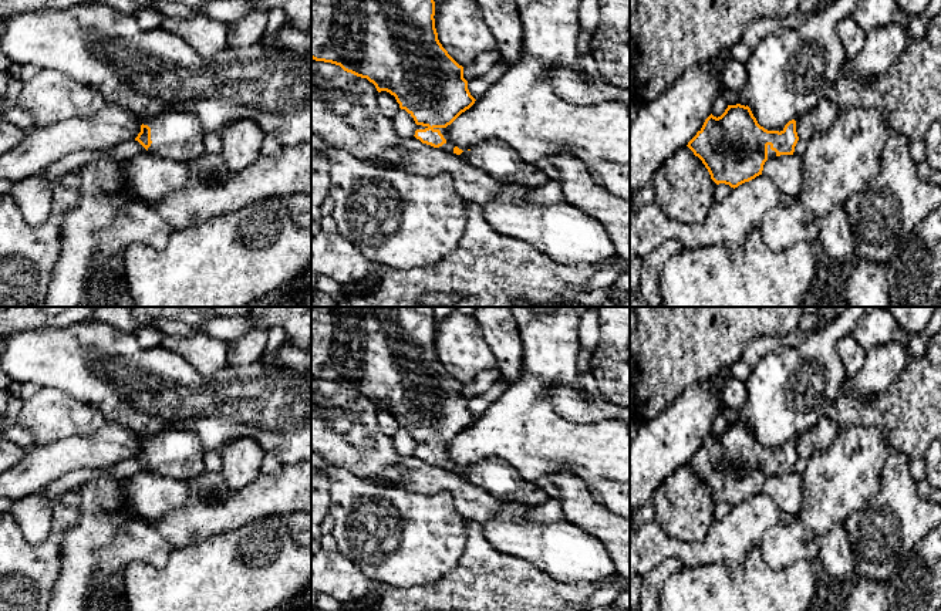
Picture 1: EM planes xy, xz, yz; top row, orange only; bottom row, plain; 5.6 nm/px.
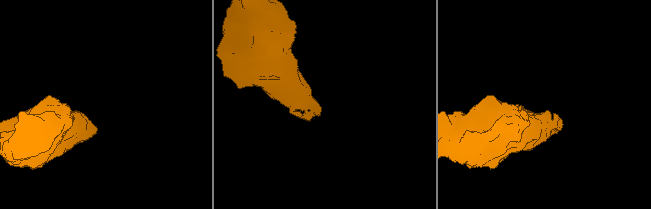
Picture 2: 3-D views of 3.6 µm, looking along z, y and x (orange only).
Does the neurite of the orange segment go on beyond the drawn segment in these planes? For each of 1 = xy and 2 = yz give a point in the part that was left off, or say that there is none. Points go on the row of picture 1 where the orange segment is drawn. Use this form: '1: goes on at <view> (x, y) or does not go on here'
1: goes on at xy (175, 135)
2: goes on at yz (771, 154)

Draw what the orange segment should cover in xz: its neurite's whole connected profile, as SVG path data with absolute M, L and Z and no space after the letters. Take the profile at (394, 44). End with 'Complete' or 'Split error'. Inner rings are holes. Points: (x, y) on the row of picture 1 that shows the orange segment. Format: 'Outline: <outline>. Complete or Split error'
Outline: M311 0L311 58L340 65L367 78L378 92L395 97L415 121L415 138L422 144L461 155L493 179L534 188L547 176L525 162L505 142L489 138L470 151L455 146L446 126L475 104L459 65L442 47L435 28L434 0Z. Split error

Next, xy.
Outline: M166 111L144 119L135 138L146 153L175 162L189 162L203 155L205 129L195 114Z. Split error

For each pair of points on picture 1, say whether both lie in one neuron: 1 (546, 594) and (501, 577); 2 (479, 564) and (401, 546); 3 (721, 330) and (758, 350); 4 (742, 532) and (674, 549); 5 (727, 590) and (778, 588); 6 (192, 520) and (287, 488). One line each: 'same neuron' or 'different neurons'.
1: same neuron
2: different neurons
3: different neurons
4: same neuron
5: same neuron
6: same neuron

